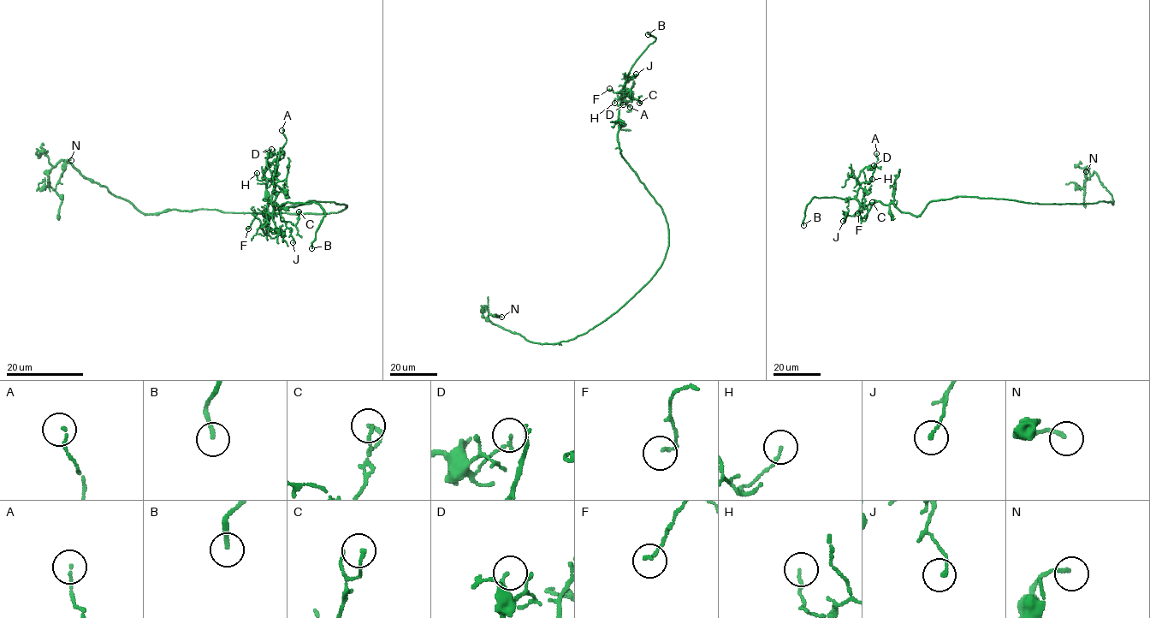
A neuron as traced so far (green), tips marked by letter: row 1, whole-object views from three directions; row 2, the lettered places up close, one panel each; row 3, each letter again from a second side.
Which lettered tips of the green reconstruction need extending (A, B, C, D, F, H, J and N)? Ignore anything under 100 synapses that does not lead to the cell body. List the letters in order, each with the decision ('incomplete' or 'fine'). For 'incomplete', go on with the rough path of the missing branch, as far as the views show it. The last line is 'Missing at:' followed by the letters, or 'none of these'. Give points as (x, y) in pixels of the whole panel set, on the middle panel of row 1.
A: fine
B: incomplete; missing branch runs (648, 34), (649, 31), (630, 32), (609, 2)
C: fine
D: fine
F: fine
H: fine
J: fine
N: fine
Missing at: B

